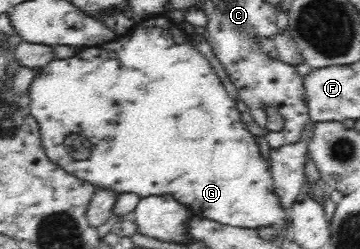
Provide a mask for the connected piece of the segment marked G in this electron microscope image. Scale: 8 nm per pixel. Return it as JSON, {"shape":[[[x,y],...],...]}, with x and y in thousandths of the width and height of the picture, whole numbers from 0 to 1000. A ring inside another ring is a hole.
{"shape":[[[417,64],[381,92],[367,124],[336,141],[308,173],[269,185],[264,197],[231,205],[225,229],[200,225],[175,245],[142,245],[136,261],[114,265],[94,301],[81,349],[83,462],[97,466],[114,498],[114,542],[122,546],[122,586],[150,651],[167,655],[181,683],[225,719],[264,739],[275,755],[314,767],[381,775],[392,795],[414,783],[481,783],[492,803],[531,831],[556,876],[581,876],[592,888],[653,912],[686,912],[697,920],[753,916],[764,928],[806,932],[811,912],[803,876],[806,839],[786,819],[769,779],[769,755],[742,639],[725,622],[717,562],[675,498],[675,458],[658,442],[656,406],[631,373],[608,301],[581,261],[575,233],[553,201],[536,189],[533,133],[508,116],[503,100],[486,100],[469,68]],[[192,530],[231,538],[256,574],[253,631],[242,647],[208,647],[192,622],[178,582],[178,550]]]}

